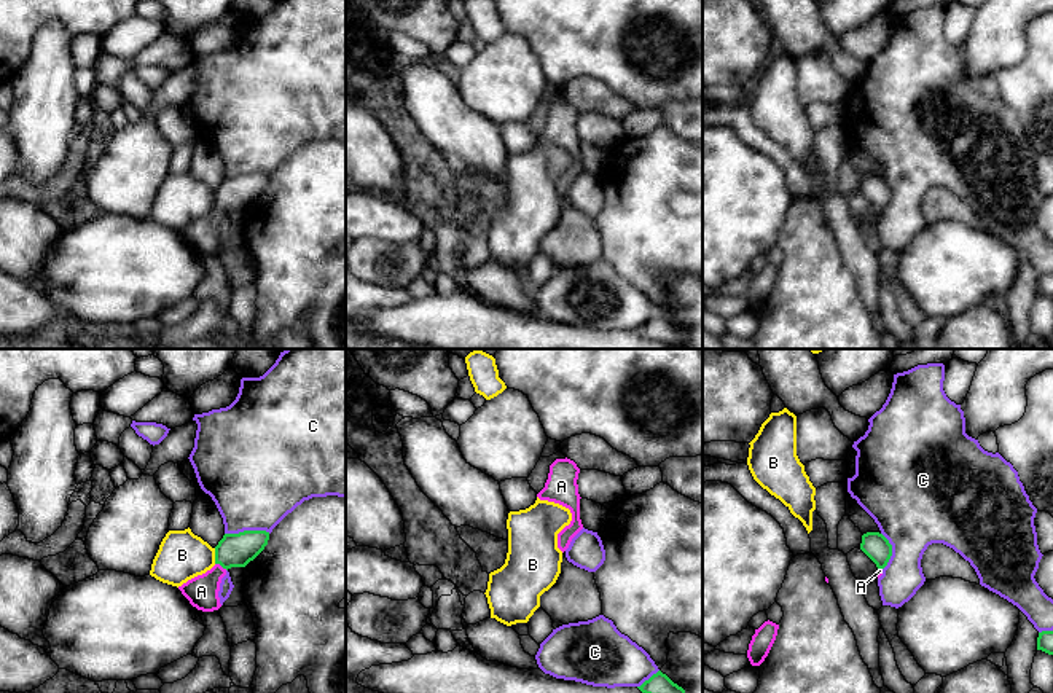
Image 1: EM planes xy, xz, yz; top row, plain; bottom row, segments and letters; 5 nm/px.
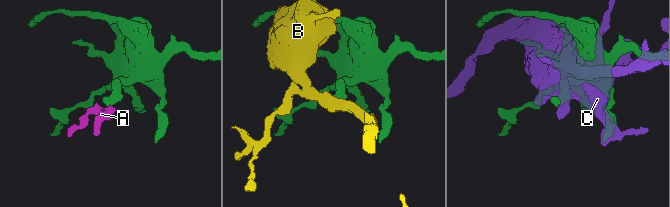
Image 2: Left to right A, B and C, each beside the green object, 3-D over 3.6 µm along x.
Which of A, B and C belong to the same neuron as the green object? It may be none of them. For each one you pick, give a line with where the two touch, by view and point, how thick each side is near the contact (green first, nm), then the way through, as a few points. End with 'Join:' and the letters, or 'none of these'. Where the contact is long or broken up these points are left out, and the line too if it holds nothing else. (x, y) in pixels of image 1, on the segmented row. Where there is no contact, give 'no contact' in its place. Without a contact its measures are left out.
A: meets green in xy at (222, 566); 180 nm thick on the green side, 160 nm on the other; runs through xy (234, 550), (222, 566), (201, 591)
Join: A

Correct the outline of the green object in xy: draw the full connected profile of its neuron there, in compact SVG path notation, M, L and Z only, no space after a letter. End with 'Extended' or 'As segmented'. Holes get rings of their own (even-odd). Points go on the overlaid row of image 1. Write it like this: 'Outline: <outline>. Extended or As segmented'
Outline: M244 531L239 534L225 534L215 546L215 566L202 575L198 575L178 589L193 607L202 612L213 612L221 607L218 591L221 578L231 567L245 567L268 545L269 532Z. Extended

